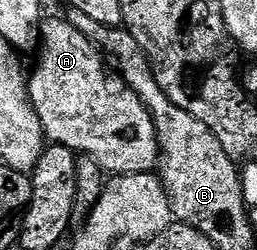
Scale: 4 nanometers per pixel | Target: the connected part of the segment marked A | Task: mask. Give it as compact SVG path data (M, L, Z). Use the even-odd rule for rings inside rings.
M53 17L44 22L41 27L41 39L39 42L39 54L41 58L37 61L37 66L31 69L27 77L29 87L29 101L33 104L35 115L39 115L39 123L43 127L46 138L54 145L62 145L73 150L78 155L89 157L97 166L109 175L120 175L122 173L152 173L159 165L159 146L157 144L157 132L155 131L155 123L151 119L151 115L147 111L147 107L143 103L143 99L139 99L139 95L135 95L135 91L131 91L128 85L121 80L120 76L114 75L107 68L107 61L99 52L96 45L89 41L77 28L68 21L57 17Z

